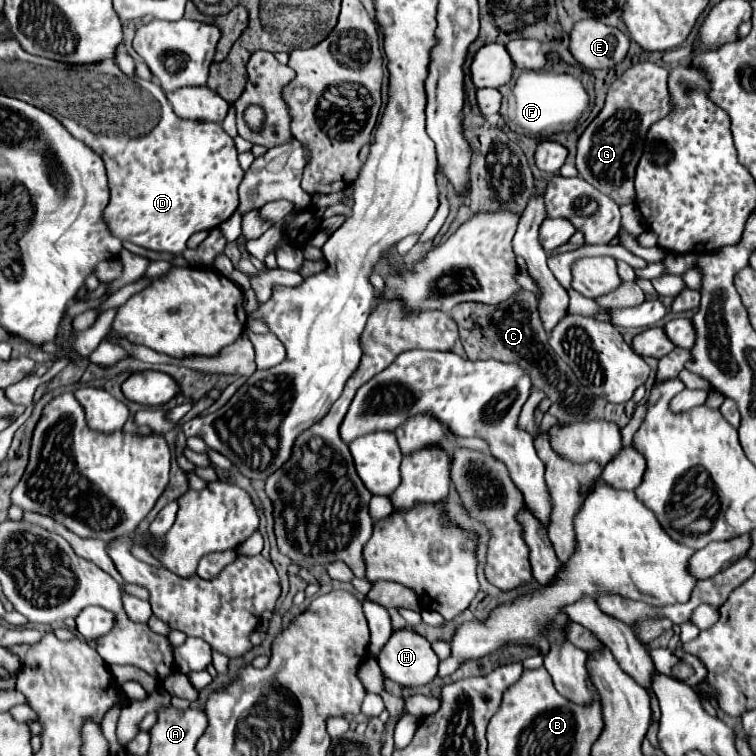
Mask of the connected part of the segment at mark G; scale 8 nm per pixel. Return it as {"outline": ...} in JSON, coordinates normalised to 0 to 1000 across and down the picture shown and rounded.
{"outline":[[[845,82],[829,90],[808,114],[800,130],[800,140],[792,153],[776,167],[763,190],[763,225],[792,254],[813,265],[816,270],[832,270],[840,265],[837,235],[845,209],[851,204],[851,183],[861,164],[872,161],[890,146],[890,135],[882,114],[885,93],[864,85]]]}

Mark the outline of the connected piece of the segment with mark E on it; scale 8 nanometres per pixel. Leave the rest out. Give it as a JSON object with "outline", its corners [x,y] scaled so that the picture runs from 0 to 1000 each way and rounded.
{"outline":[[[769,26],[755,40],[755,69],[776,93],[811,90],[832,66],[832,48],[792,26]]]}

